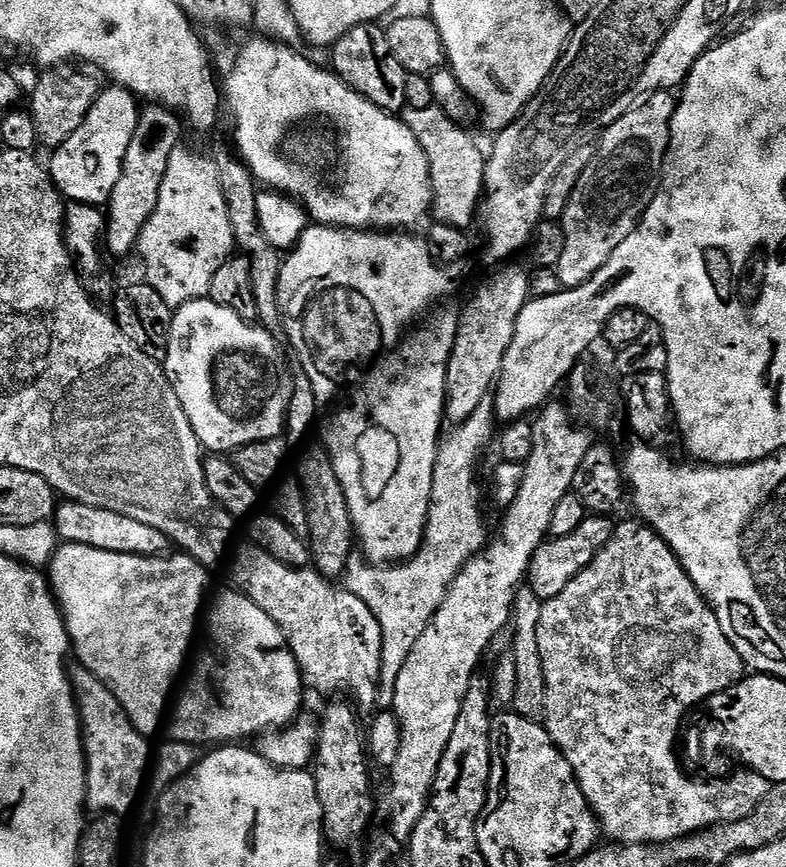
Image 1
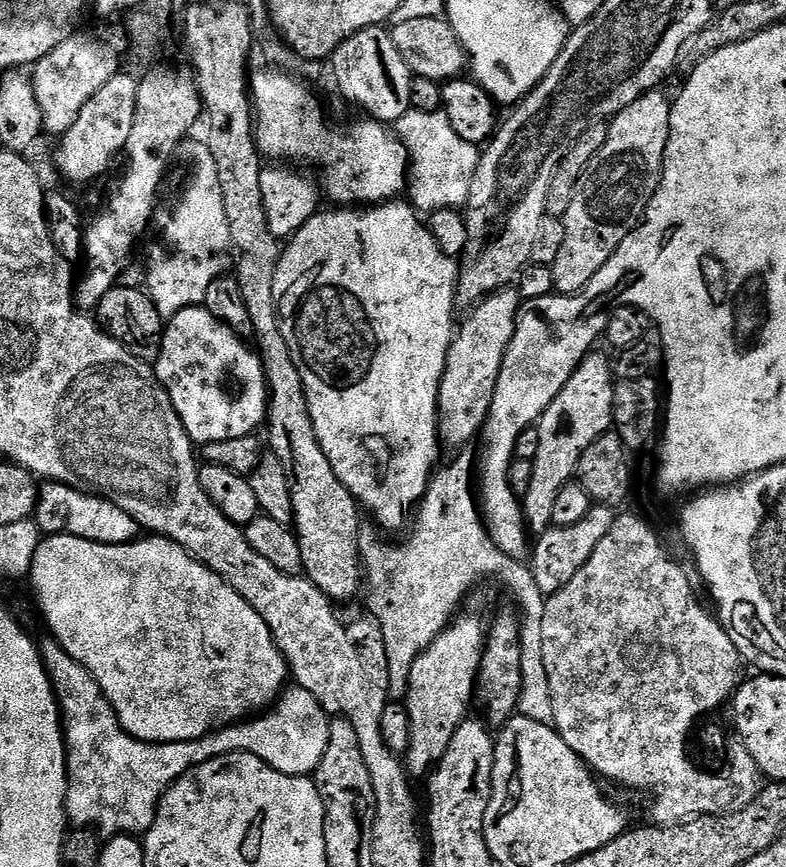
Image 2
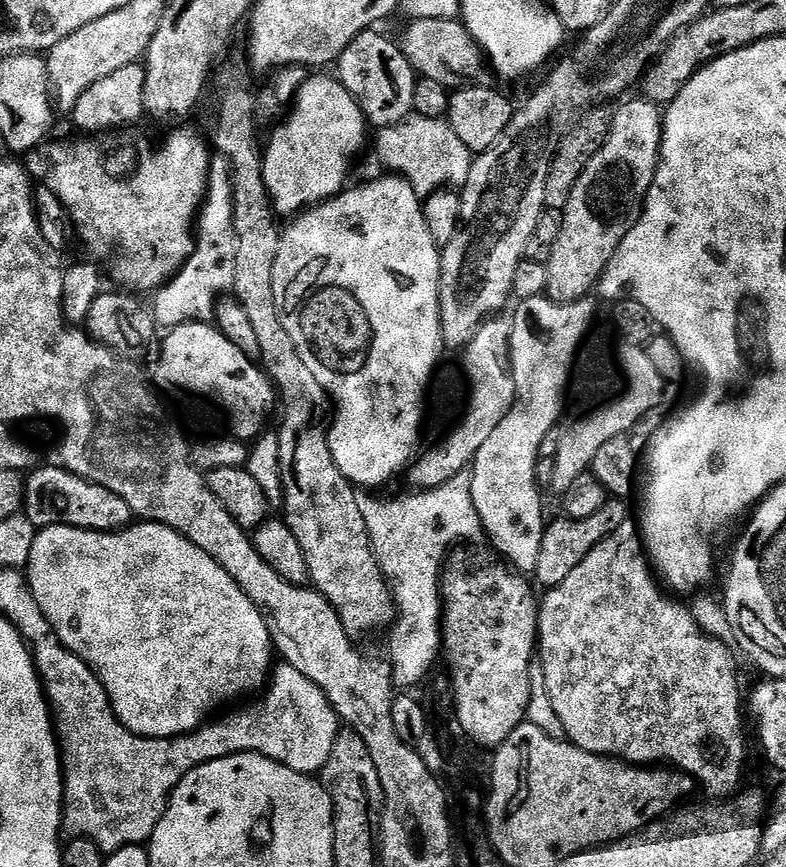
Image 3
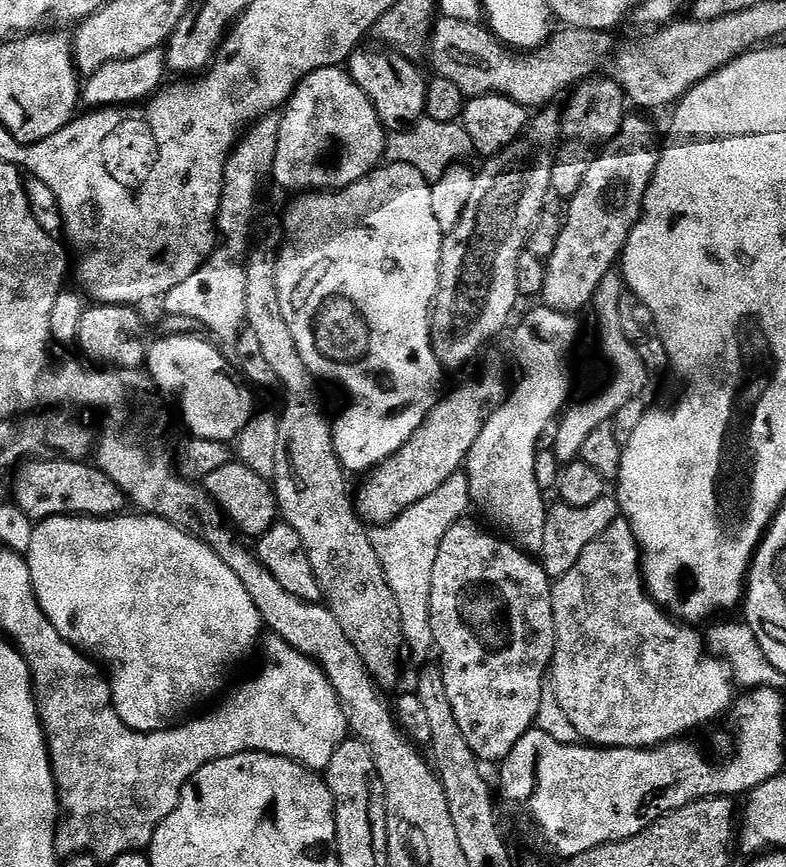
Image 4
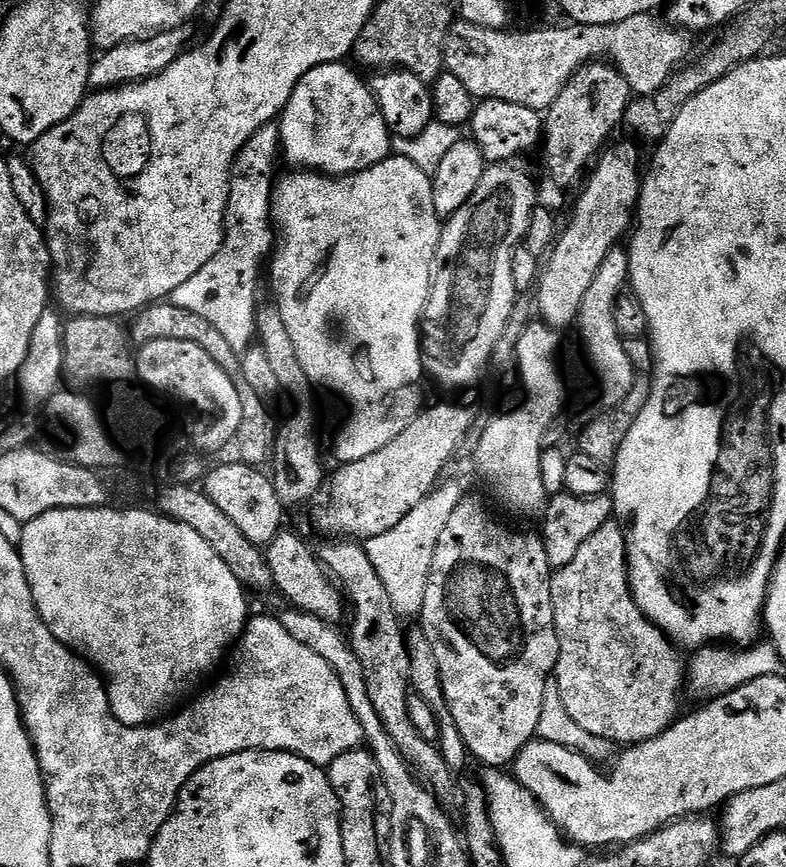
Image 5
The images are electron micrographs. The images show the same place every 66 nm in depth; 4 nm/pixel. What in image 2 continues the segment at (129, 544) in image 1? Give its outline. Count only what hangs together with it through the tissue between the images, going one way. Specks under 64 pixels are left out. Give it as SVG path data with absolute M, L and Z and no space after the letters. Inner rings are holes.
M59 480L41 483L39 490L34 519L44 536L77 536L94 542L129 544L141 535L140 523L118 506L115 499L76 484L61 484Z

